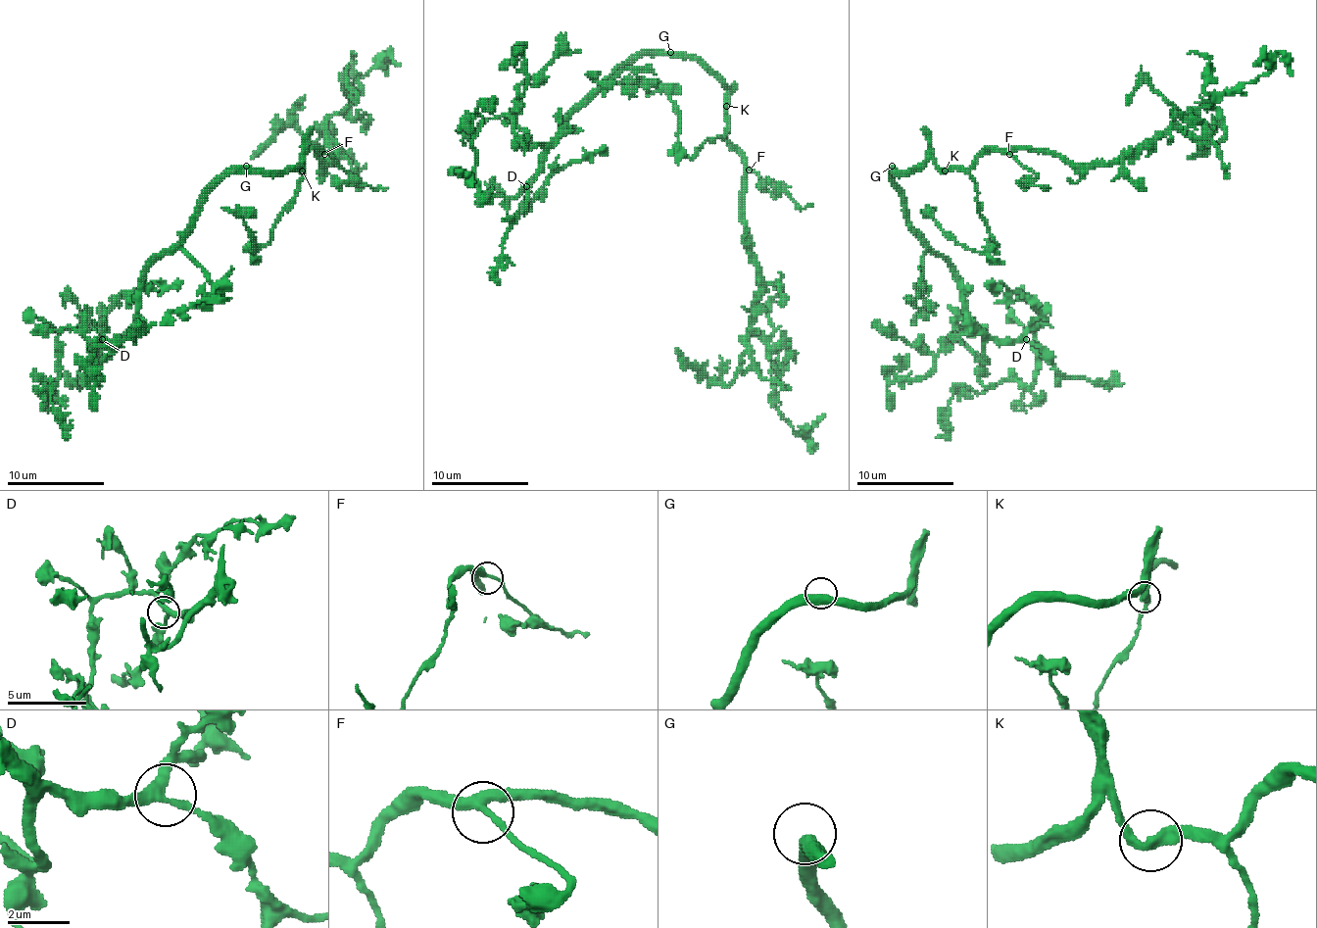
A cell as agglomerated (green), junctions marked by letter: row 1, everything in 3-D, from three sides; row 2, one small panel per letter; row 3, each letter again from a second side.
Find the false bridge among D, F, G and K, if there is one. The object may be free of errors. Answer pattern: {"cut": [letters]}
{"cut": ["K"]}

